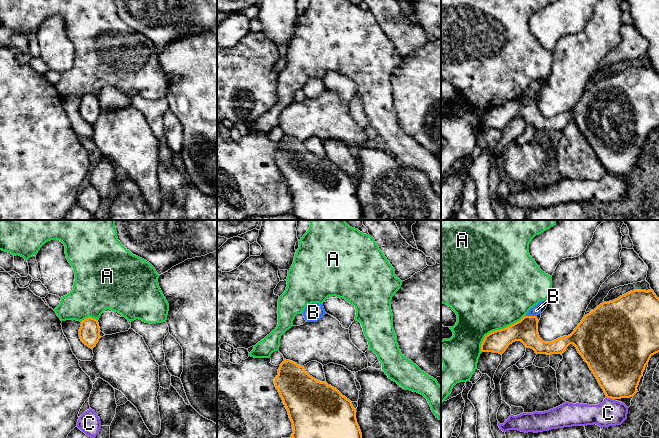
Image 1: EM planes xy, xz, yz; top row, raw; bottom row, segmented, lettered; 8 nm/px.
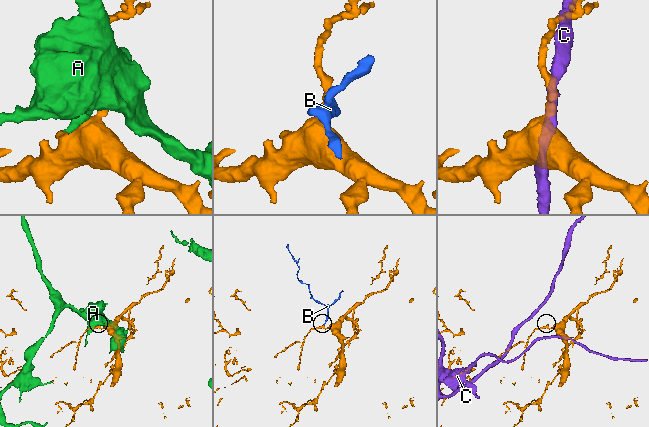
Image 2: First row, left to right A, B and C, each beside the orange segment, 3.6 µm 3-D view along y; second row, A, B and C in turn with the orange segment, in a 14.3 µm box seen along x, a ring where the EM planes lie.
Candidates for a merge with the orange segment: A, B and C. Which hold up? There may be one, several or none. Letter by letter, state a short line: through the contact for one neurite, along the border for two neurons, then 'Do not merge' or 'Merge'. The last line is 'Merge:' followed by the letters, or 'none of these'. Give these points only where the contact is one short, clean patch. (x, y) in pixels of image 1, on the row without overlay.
A: Do not merge
B: Line: yz (526, 106), (531, 92), (536, 86). Merge
C: Line: yz (606, 172), (612, 175). Do not merge
Merge: B

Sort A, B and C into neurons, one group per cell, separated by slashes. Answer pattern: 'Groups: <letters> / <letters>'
Groups: A / B / C

